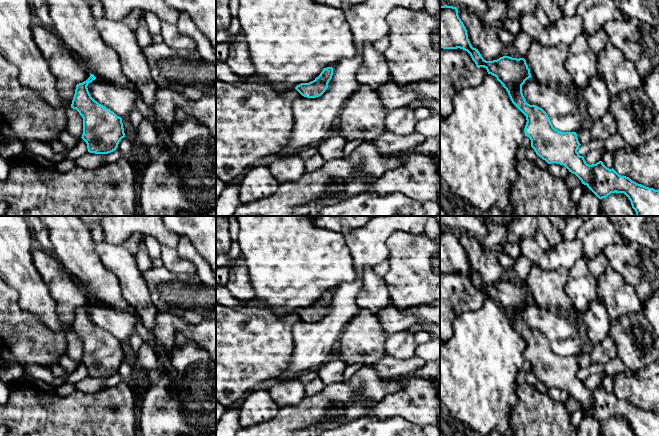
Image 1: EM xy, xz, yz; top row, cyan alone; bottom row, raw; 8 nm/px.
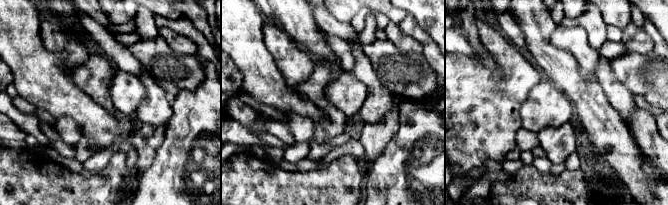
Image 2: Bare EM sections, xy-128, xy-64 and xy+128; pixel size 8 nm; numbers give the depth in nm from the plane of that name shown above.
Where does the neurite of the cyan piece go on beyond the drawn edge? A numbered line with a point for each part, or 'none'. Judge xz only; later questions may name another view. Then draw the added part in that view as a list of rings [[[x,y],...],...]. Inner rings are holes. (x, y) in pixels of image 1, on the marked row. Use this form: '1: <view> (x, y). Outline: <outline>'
none

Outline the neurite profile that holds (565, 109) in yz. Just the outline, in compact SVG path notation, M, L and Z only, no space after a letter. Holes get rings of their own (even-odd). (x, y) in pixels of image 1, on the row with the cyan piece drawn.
M530 77L522 85L526 102L542 108L553 127L561 132L578 132L589 125L585 106L576 89L563 90L540 84Z

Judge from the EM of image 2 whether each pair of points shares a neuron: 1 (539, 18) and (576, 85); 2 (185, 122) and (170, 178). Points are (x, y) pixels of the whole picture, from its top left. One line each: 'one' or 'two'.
1: one
2: one

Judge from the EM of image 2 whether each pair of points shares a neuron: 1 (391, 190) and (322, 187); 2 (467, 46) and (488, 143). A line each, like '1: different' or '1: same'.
1: different
2: different

